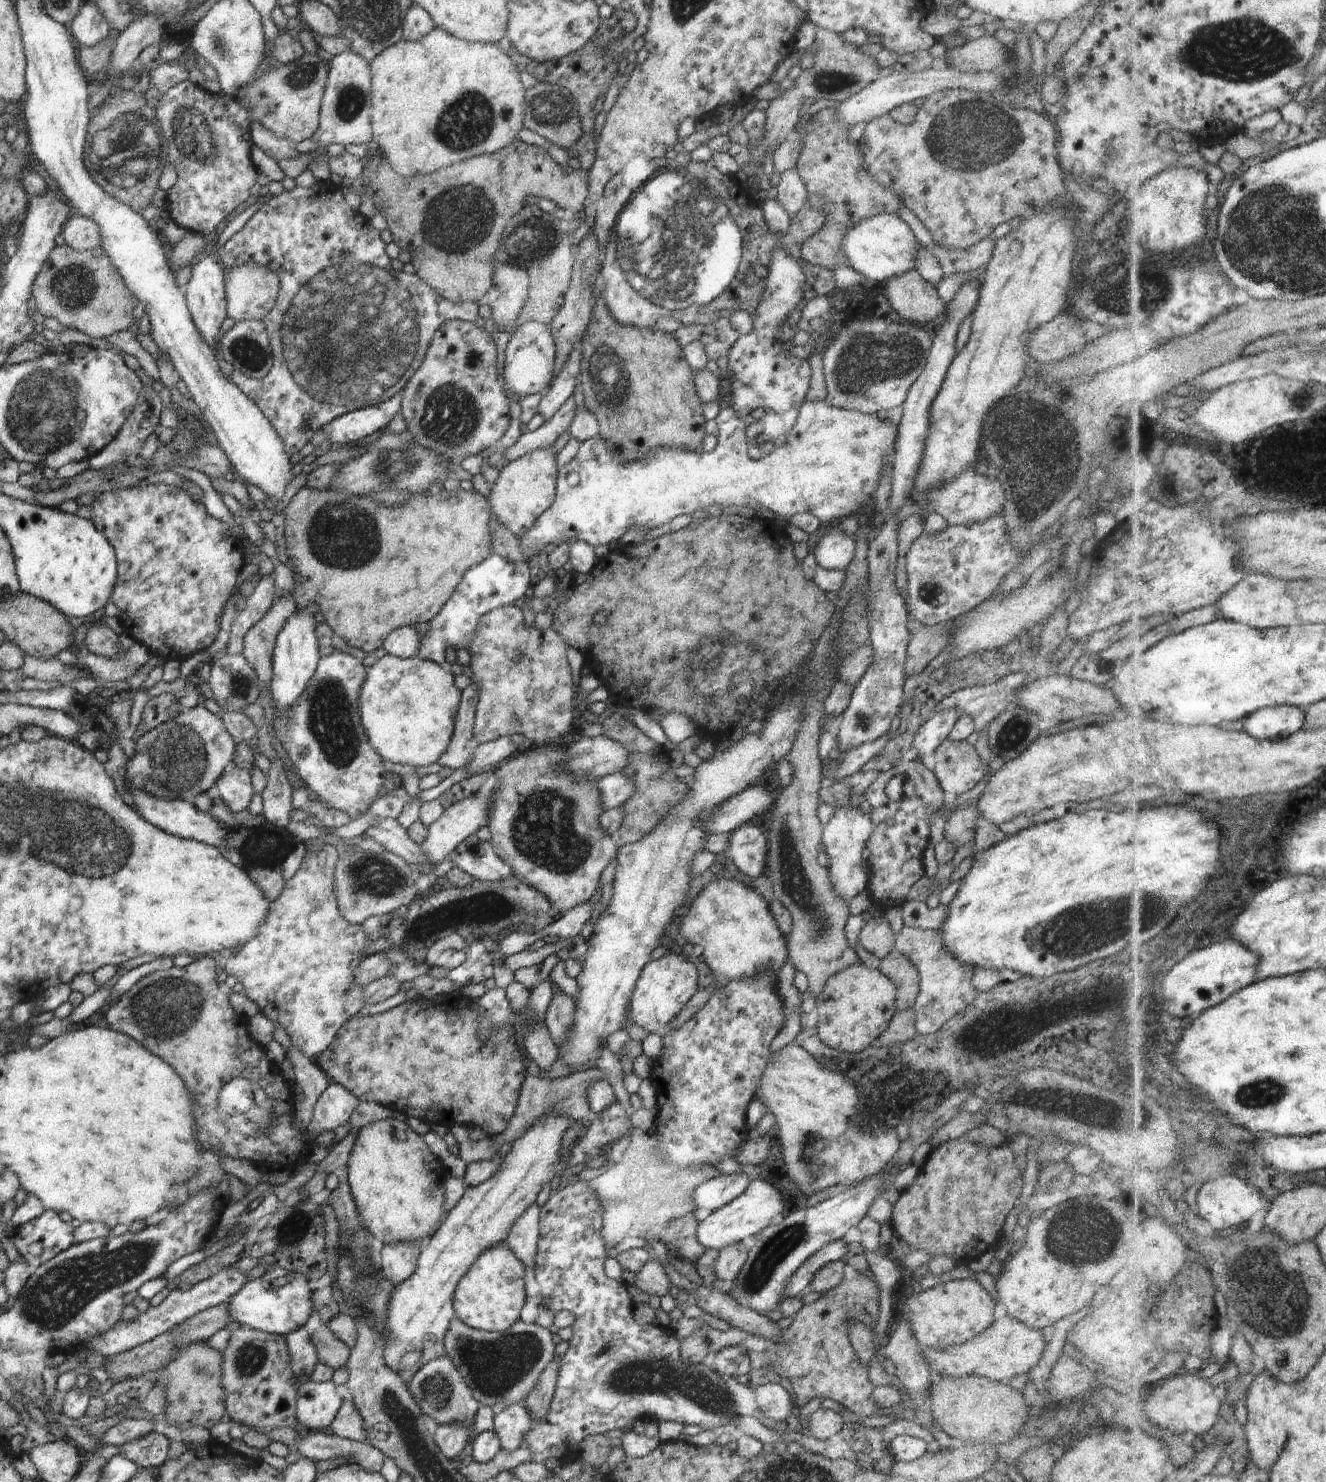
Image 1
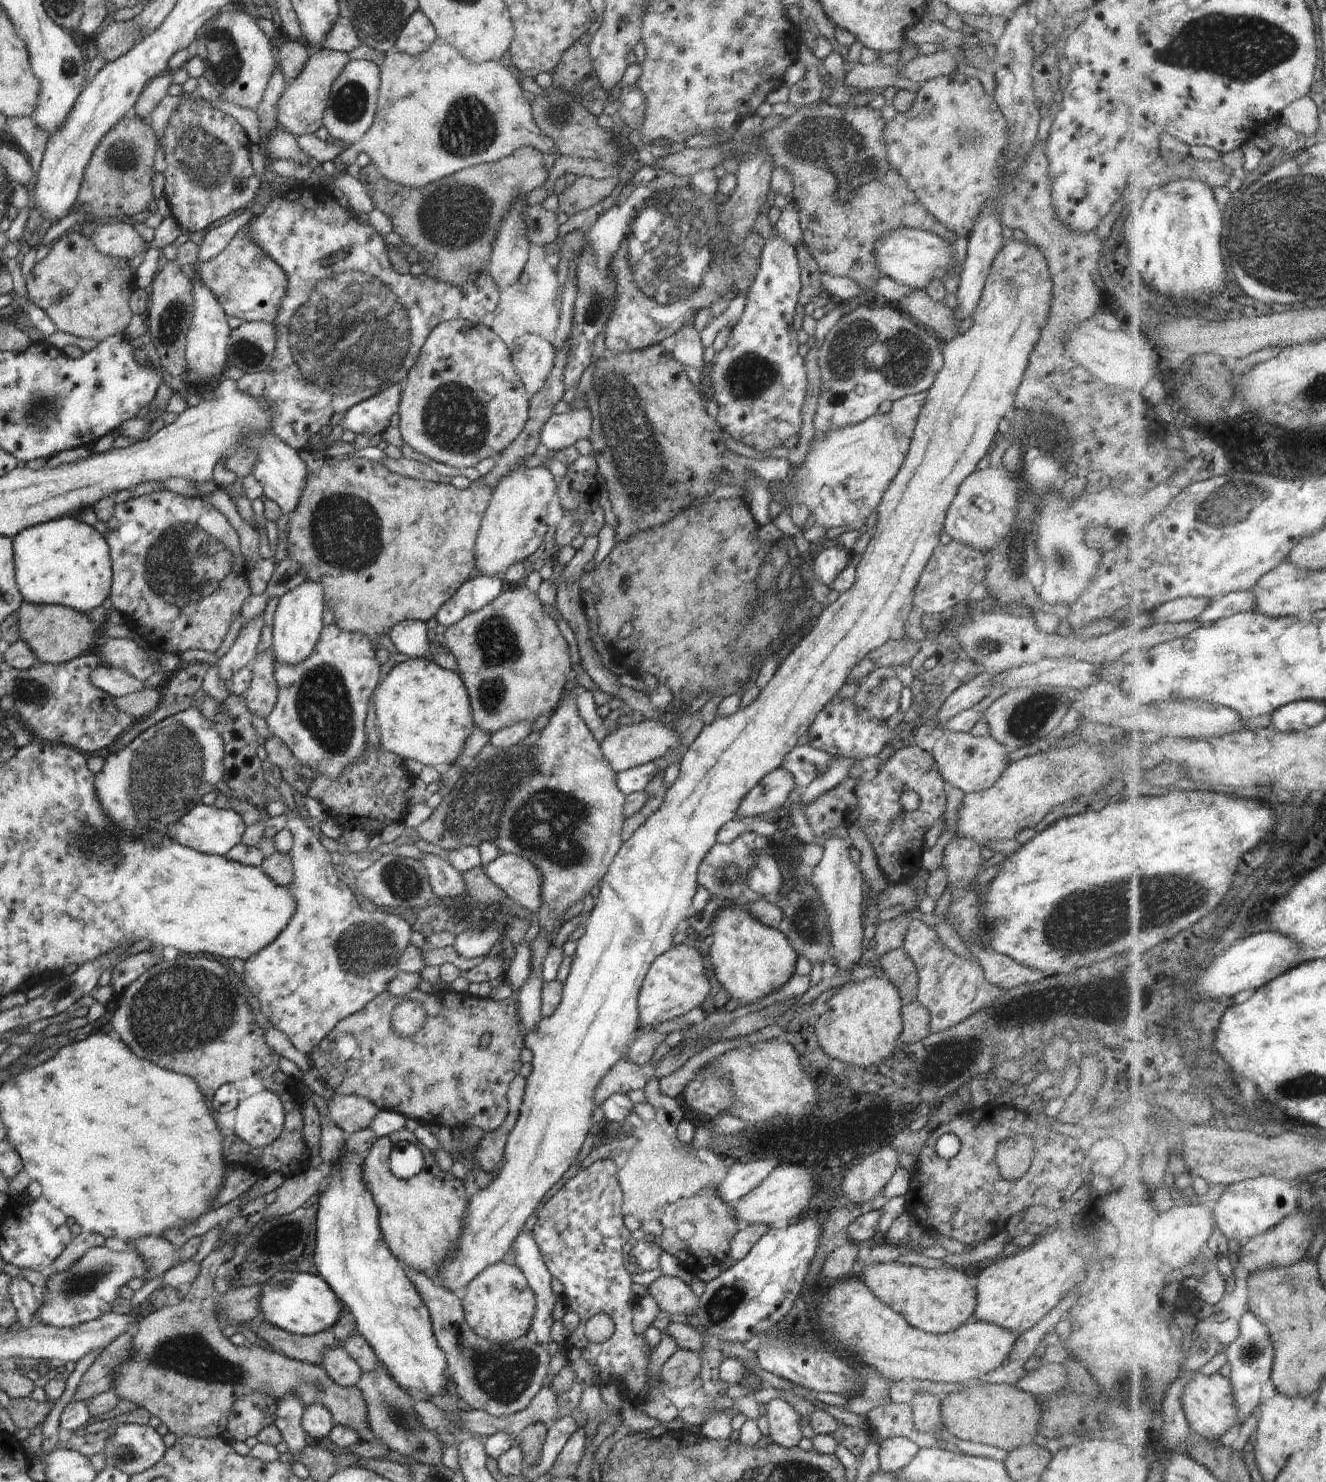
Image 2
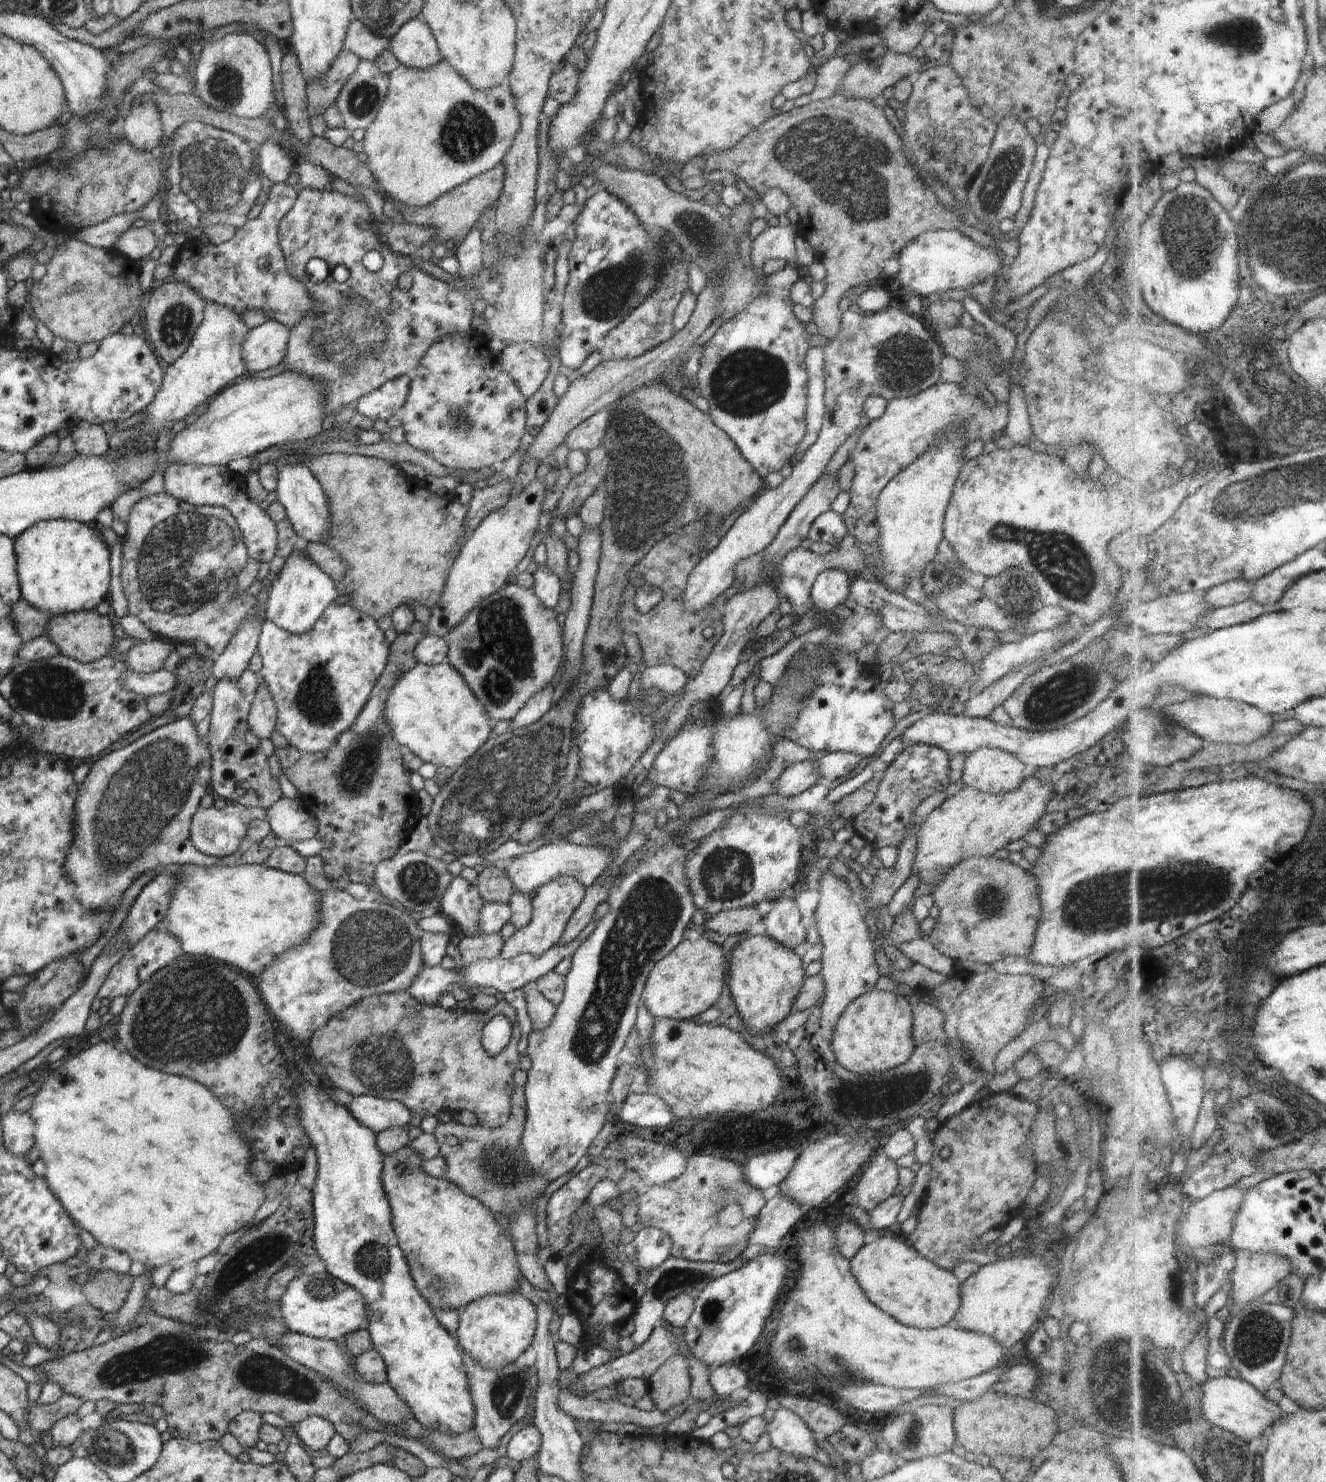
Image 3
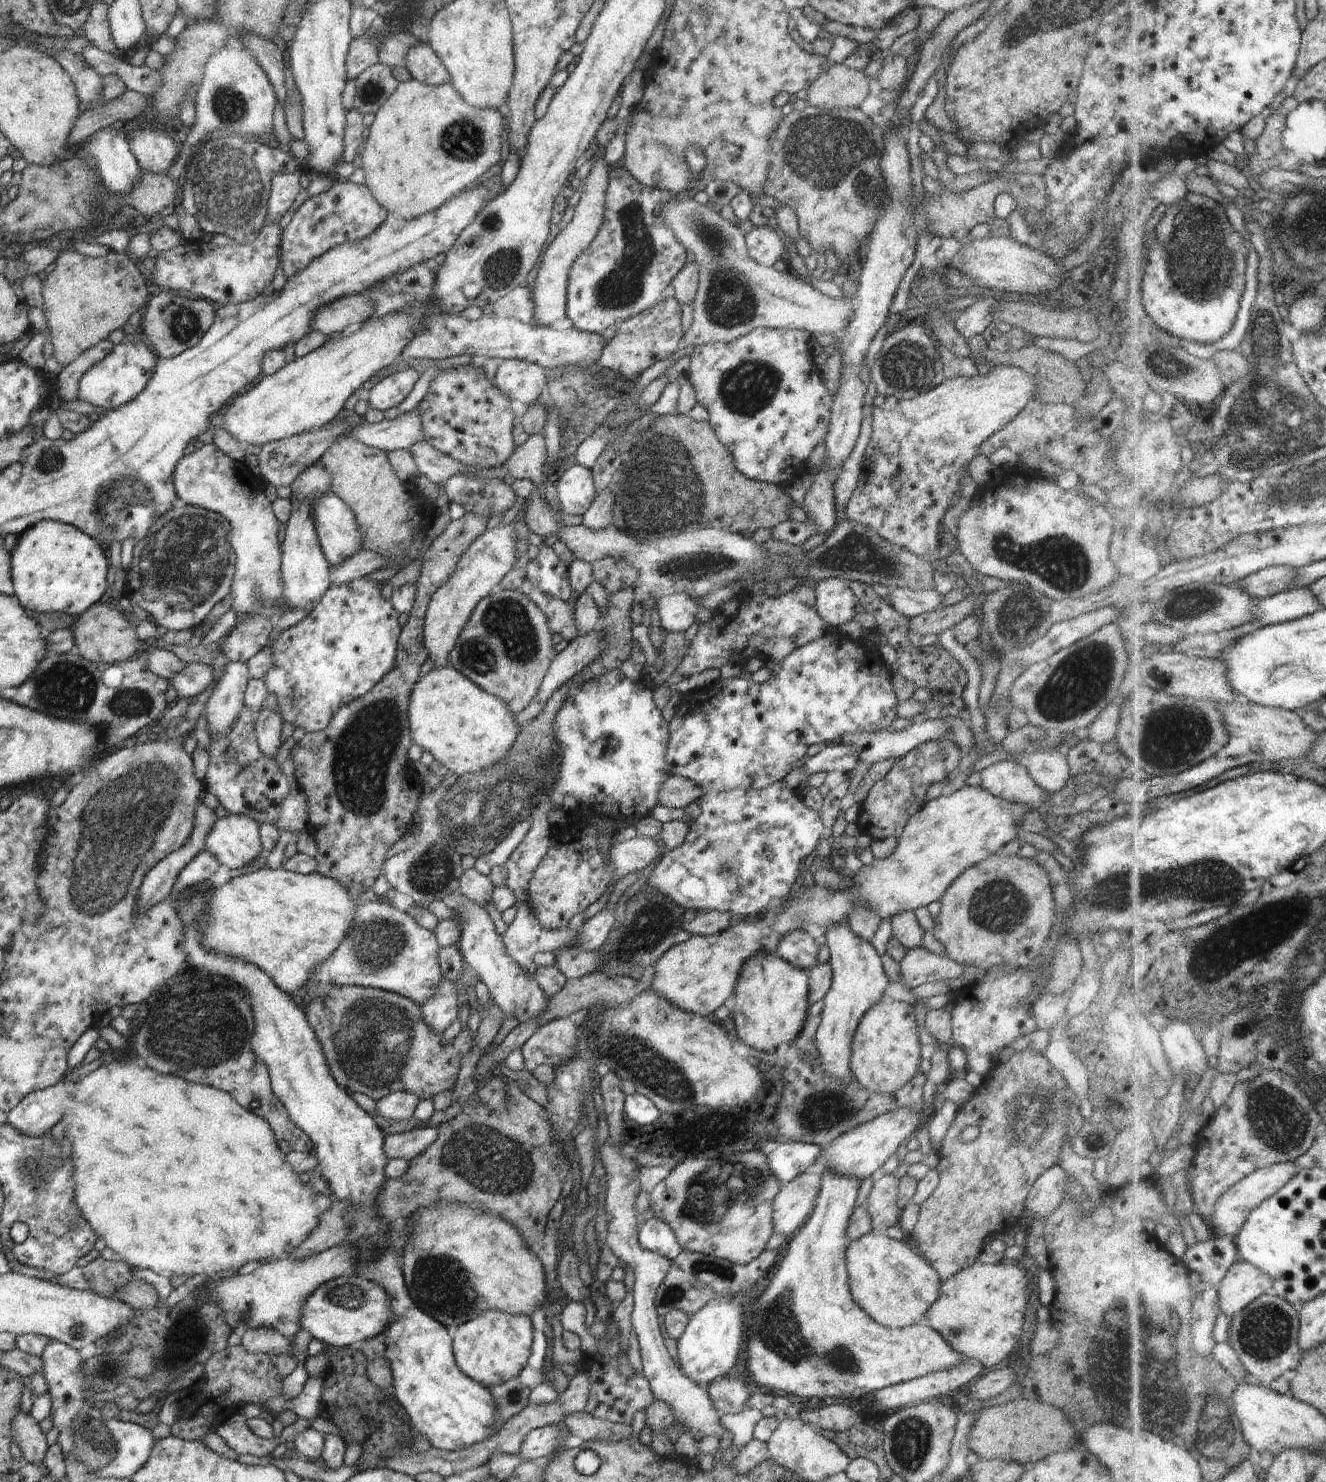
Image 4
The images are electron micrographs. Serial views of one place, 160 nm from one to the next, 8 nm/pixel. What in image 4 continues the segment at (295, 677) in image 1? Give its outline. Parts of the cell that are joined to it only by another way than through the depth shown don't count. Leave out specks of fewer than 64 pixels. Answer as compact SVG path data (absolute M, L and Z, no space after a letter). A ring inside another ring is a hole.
M320 461L310 464L304 468L296 480L292 482L292 514L288 520L284 534L284 540L280 545L281 552L281 574L284 582L284 592L282 598L288 604L288 610L307 609L309 606L316 606L322 600L322 596L331 588L333 582L328 572L328 564L322 554L316 528L314 528L314 518L312 518L312 504L326 492L331 492L332 476L324 468Z

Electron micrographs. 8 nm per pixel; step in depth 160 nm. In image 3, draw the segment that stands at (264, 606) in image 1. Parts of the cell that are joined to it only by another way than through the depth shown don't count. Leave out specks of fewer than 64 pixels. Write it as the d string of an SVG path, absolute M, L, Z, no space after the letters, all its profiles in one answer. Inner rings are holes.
M218 680L214 688L214 707L210 714L210 730L205 737L212 754L211 792L229 803L246 807L271 808L284 795L272 776L261 741L248 727L252 696L245 695L236 680Z

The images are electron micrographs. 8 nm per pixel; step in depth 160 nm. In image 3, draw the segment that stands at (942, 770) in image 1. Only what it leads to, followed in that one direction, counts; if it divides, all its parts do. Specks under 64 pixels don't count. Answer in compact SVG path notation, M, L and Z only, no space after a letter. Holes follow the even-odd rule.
M986 746L968 752L962 781L965 787L989 794L1003 794L1018 788L1028 772L1029 769L1014 754L996 746Z

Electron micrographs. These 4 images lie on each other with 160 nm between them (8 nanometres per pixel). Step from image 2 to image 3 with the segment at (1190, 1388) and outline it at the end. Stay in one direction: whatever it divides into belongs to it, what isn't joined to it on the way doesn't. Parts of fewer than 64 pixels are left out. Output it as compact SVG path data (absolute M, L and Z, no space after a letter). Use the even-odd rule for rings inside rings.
M1210 1377L1203 1384L1202 1390L1204 1390L1204 1416L1212 1424L1228 1430L1229 1435L1241 1437L1246 1442L1252 1442L1254 1438L1262 1438L1264 1435L1269 1436L1271 1427L1288 1416L1288 1412L1284 1412L1276 1402L1266 1398L1266 1394L1240 1377Z

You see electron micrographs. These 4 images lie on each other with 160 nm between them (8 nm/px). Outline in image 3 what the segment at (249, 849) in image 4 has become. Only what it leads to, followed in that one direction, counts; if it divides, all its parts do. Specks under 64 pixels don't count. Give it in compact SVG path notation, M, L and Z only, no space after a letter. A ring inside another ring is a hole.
M229 803L227 807L218 810L199 807L190 824L190 842L200 853L210 857L223 858L232 856L247 841L248 824L250 820L265 820L268 816L266 808L246 807L240 804Z

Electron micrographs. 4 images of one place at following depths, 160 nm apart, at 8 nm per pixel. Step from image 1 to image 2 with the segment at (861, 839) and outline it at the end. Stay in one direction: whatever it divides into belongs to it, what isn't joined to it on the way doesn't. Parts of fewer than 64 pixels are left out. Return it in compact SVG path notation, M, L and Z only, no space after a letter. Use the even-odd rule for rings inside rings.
M840 836L824 840L822 845L823 856L820 863L814 867L811 880L812 886L816 888L822 906L826 910L828 926L830 926L830 956L832 956L832 965L836 966L840 972L850 972L856 965L863 965L862 939L862 901L864 900L864 891L866 890L863 873L859 864L850 858L850 849L853 846L850 839L842 839Z

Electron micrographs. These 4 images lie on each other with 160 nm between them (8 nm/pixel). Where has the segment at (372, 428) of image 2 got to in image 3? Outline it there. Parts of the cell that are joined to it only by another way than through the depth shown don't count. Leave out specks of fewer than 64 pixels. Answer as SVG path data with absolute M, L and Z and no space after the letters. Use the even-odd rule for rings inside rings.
M407 375L400 376L386 382L374 392L362 396L353 406L358 416L370 418L374 422L400 416L408 396L410 380Z

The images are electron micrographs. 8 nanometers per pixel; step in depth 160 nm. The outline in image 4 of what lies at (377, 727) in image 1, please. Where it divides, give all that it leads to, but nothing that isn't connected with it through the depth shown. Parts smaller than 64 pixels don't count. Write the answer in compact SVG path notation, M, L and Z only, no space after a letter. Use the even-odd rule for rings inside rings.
M449 664L414 682L406 716L412 742L458 776L492 766L512 748L519 730L504 700L484 692Z

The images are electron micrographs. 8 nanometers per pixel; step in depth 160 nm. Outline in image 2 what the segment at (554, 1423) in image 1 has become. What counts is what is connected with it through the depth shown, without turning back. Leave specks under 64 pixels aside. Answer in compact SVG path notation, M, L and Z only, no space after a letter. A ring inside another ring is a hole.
M611 1159L594 1162L589 1168L578 1172L562 1188L551 1193L550 1200L541 1206L538 1220L532 1229L534 1240L540 1248L542 1261L546 1264L548 1272L552 1278L556 1278L564 1286L561 1299L568 1311L573 1311L579 1317L579 1326L564 1342L568 1364L572 1367L575 1379L569 1390L554 1393L554 1396L558 1398L558 1406L560 1406L560 1414L558 1414L558 1418L554 1418L554 1421L560 1420L564 1416L571 1416L575 1407L579 1406L584 1386L596 1386L600 1389L608 1384L615 1385L621 1396L630 1400L636 1407L639 1406L642 1411L648 1400L647 1368L653 1353L646 1343L644 1334L637 1335L634 1332L633 1316L640 1296L632 1292L633 1283L631 1275L625 1268L623 1251L630 1246L635 1235L624 1226L621 1210L623 1196L617 1173L618 1168ZM598 1314L606 1314L614 1322L614 1334L607 1342L589 1342L585 1336L586 1322Z

